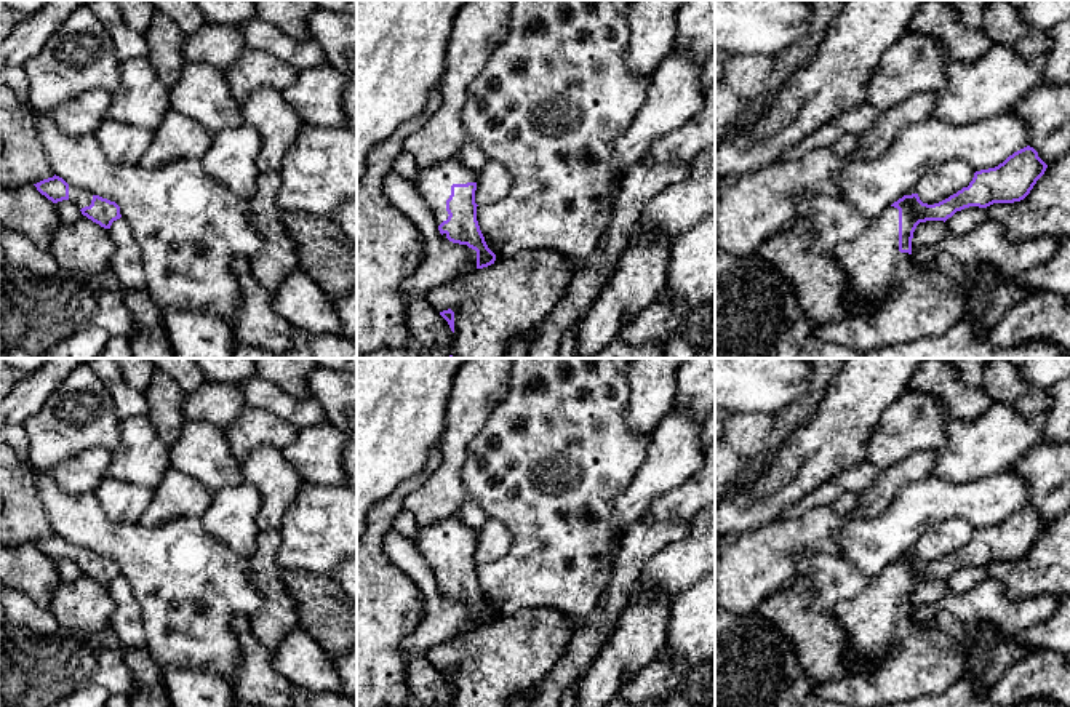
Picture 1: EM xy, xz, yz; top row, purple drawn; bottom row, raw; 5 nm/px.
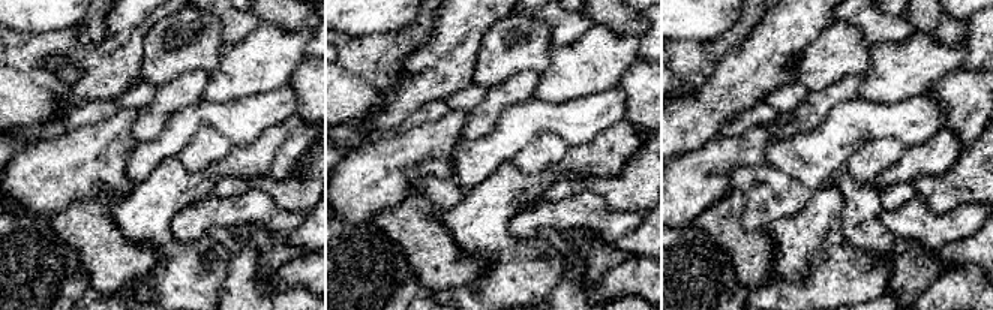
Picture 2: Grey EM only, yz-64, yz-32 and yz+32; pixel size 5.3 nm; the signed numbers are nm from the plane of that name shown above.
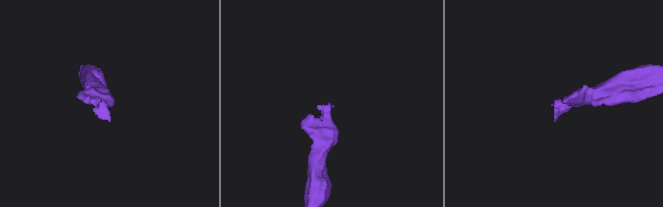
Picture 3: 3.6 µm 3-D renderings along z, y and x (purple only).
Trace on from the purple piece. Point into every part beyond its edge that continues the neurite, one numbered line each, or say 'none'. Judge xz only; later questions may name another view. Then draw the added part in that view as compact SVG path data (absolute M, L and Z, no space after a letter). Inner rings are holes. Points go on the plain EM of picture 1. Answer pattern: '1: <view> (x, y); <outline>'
1: xz (434, 543); M453 515L427 528L421 528L414 545L440 584L449 574L446 558L451 553L451 544L477 539L478 533L464 525L457 515Z

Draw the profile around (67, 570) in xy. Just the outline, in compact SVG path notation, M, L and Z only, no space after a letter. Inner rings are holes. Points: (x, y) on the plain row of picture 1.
M70 558L58 560L56 569L61 582L74 582L83 574L80 566Z

